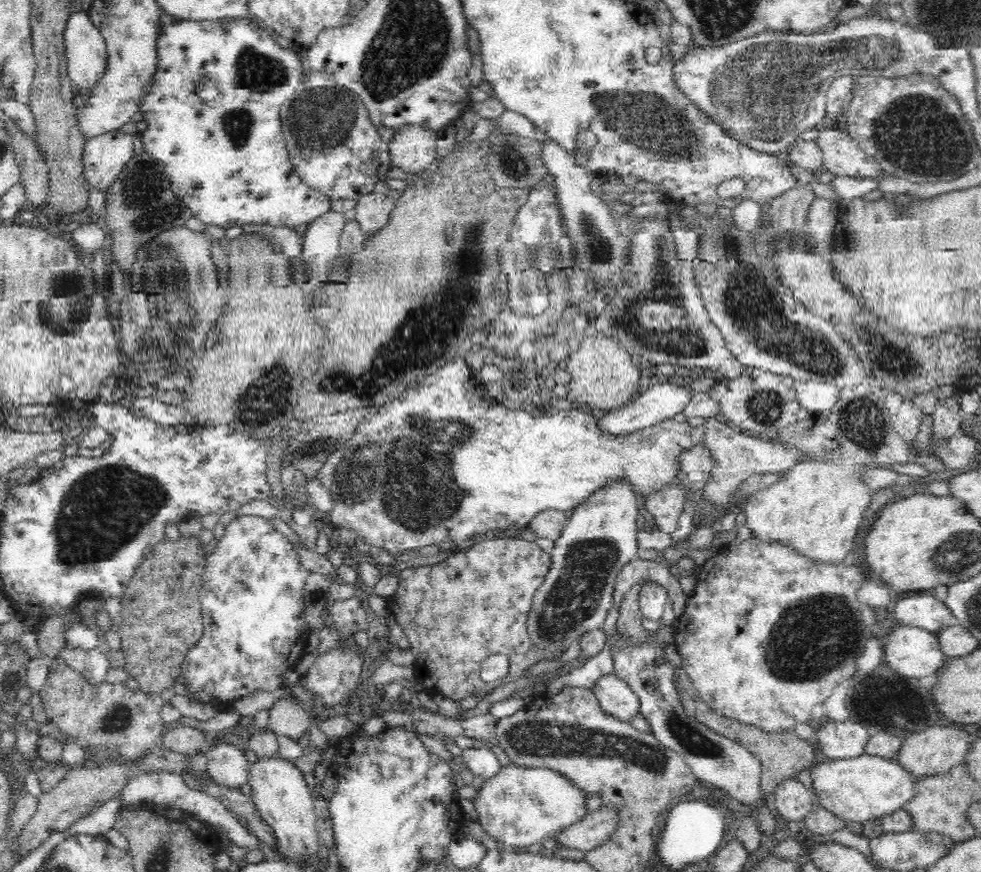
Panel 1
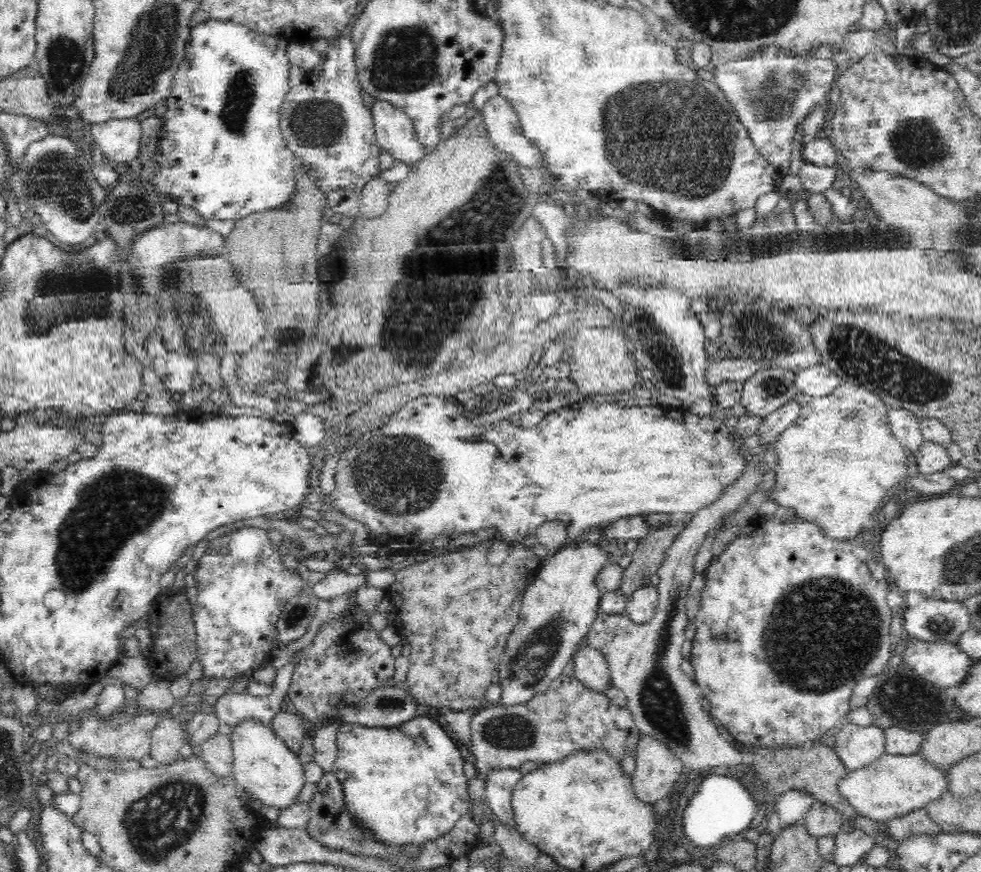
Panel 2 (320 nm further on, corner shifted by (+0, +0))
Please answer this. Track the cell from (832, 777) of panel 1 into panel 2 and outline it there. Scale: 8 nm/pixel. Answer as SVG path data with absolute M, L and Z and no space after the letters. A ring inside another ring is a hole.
M884 753L882 756L869 762L867 766L861 766L856 770L848 771L844 778L840 779L838 784L841 796L848 800L852 808L855 809L859 816L866 816L874 822L887 823L892 818L901 817L916 809L924 809L929 802L935 801L944 794L947 780L944 771L924 762L920 753L909 755L893 755Z

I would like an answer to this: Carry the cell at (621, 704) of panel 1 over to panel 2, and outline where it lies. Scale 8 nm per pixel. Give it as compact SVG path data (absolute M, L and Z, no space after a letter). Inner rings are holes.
M582 645L575 652L572 660L575 678L584 688L600 694L605 694L606 690L612 688L610 667L600 651Z

